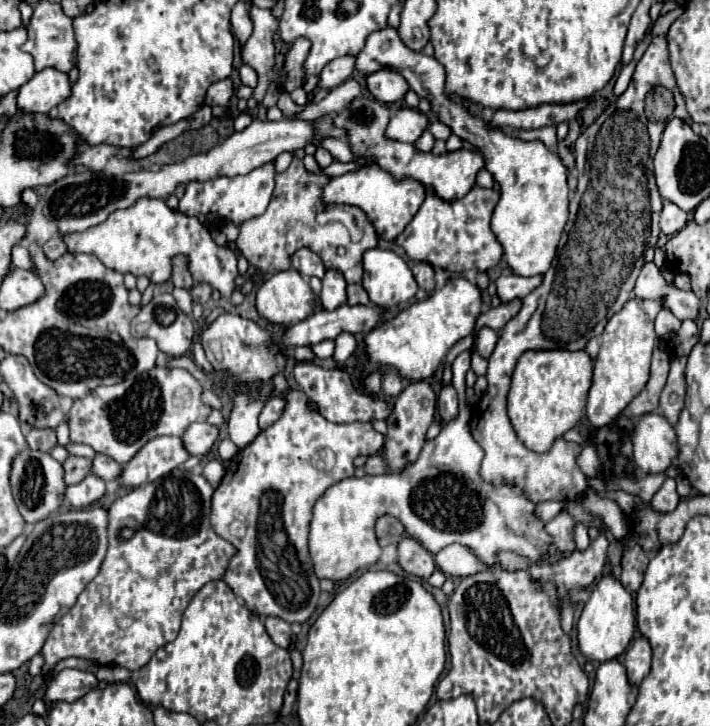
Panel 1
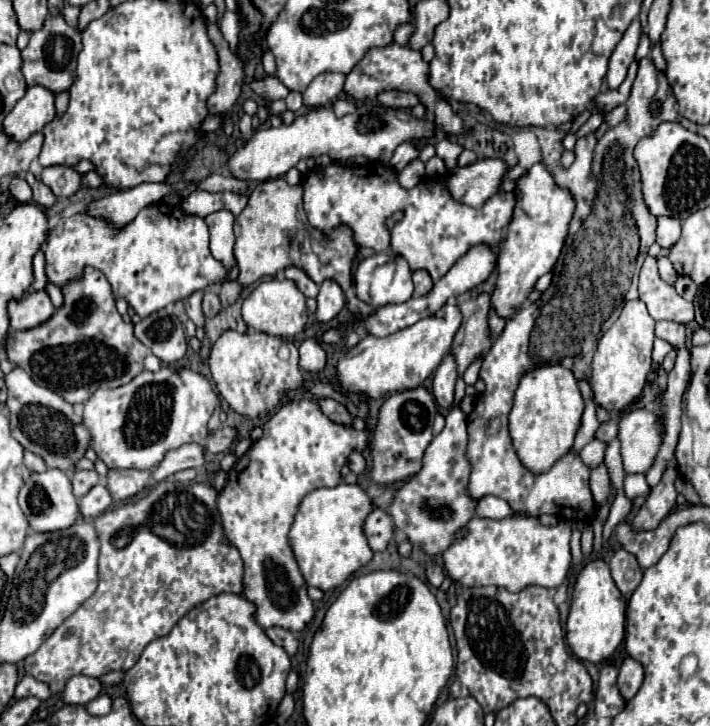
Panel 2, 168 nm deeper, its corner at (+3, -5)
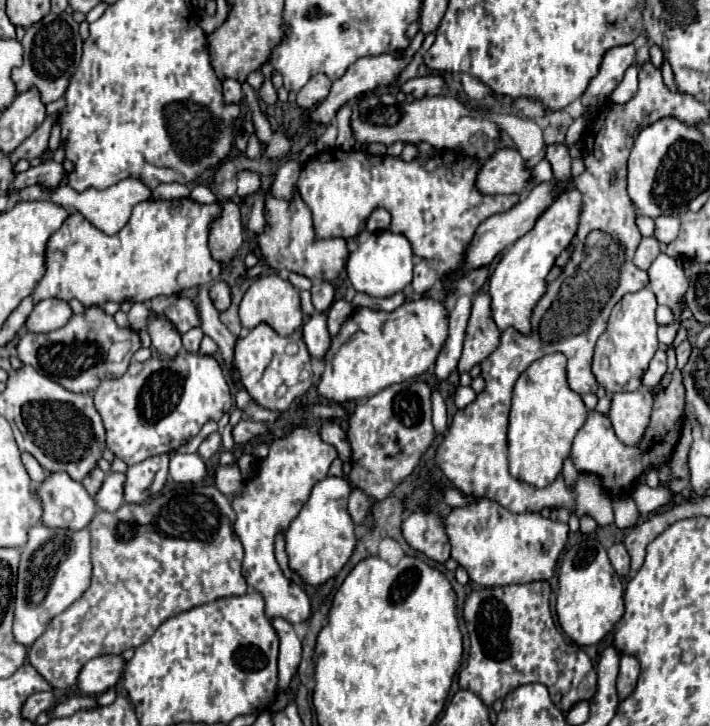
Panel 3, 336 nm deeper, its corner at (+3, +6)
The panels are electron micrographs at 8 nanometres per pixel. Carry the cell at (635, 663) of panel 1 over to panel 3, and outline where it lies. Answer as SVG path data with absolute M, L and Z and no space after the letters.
M624 654L620 658L620 674L618 674L618 696L620 696L620 700L624 700L626 696L632 694L638 676L640 676L640 662L634 656Z

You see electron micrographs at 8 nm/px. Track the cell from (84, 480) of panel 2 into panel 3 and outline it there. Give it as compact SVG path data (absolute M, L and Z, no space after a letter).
M96 466L96 468L94 468L92 472L88 472L88 476L82 480L82 484L84 484L84 488L88 490L90 496L94 496L94 494L98 492L98 488L100 488L102 482L104 482L104 476L106 476L106 474Z

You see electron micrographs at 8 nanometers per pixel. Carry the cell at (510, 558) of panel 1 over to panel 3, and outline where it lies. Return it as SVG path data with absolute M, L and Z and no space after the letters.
M480 498L464 508L454 508L446 520L446 534L452 546L452 558L466 568L472 582L480 586L526 584L550 580L560 552L568 540L568 524L542 518L538 512L512 514L494 500Z

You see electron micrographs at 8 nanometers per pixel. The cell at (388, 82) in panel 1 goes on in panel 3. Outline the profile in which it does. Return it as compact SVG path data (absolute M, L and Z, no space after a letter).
M422 76L422 78L412 78L400 86L404 94L412 94L414 98L430 98L442 94L444 80L440 76Z

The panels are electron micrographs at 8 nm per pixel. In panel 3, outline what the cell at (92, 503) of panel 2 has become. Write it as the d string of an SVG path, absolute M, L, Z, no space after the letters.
M112 472L104 478L104 484L100 486L98 494L94 496L98 508L108 510L108 512L116 512L122 506L122 502L124 502L124 498L122 498L124 478L126 478L124 474L116 474L116 472Z

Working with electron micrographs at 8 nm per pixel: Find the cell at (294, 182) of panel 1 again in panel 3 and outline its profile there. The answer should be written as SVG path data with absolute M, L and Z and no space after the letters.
M294 188L292 200L276 198L270 192L264 200L264 218L266 228L256 236L256 244L262 252L262 258L272 270L290 270L296 274L302 274L310 280L336 280L340 272L346 266L348 260L348 248L344 238L328 238L328 240L316 240L312 232L312 214L310 208L300 200L298 190Z

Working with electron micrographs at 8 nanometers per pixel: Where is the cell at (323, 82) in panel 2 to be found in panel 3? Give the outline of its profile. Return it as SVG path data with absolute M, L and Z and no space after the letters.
M316 74L308 80L308 84L298 92L298 106L300 108L312 108L316 102L322 102L332 88L332 80L324 74Z

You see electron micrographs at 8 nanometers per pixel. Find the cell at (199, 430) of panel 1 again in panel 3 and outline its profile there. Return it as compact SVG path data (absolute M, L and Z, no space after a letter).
M242 418L234 428L232 428L232 436L234 436L234 442L238 446L250 442L252 438L258 438L260 434L266 432L266 424L262 422L254 422L254 420L248 420L248 418Z

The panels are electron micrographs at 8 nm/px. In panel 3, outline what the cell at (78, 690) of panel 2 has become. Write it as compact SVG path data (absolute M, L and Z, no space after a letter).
M100 656L86 662L78 676L78 688L84 694L96 696L112 688L122 672L122 658L120 656Z

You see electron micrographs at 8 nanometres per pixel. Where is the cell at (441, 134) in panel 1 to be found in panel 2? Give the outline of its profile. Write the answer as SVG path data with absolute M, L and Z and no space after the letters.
M442 139L436 143L436 155L446 163L446 167L456 167L460 153L462 153L462 145L452 139Z

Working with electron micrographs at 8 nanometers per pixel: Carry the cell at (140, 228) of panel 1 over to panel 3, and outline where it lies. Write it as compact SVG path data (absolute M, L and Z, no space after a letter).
M190 198L180 200L146 200L134 206L130 222L114 236L94 228L80 212L70 212L68 220L56 230L46 248L46 274L34 290L34 302L44 298L80 300L84 306L102 306L108 300L114 302L150 302L156 296L172 296L180 290L210 284L220 278L220 264L212 260L208 250L208 224L218 216L216 204L204 206Z

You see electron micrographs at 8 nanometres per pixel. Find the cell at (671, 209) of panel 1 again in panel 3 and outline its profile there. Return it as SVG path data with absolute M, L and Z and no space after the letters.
M658 216L654 222L656 222L654 236L656 236L658 242L670 244L678 236L678 232L680 232L678 216Z

